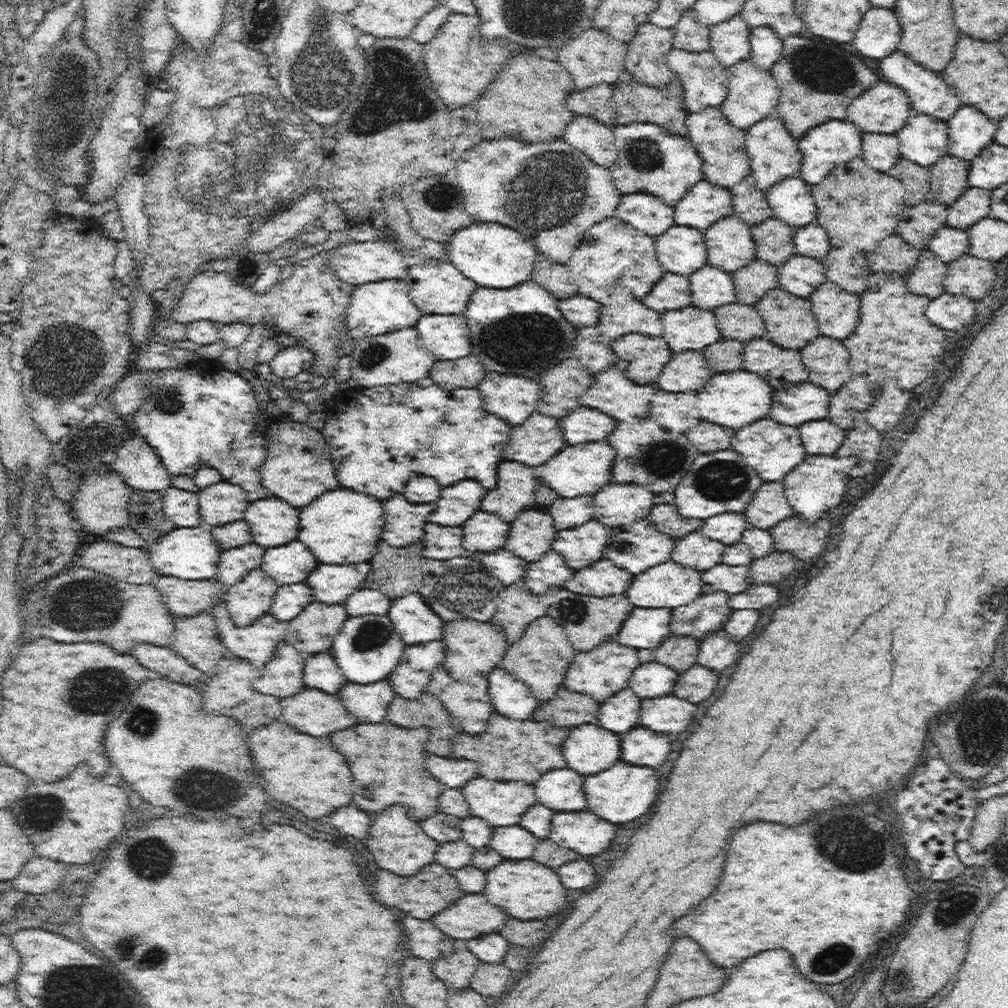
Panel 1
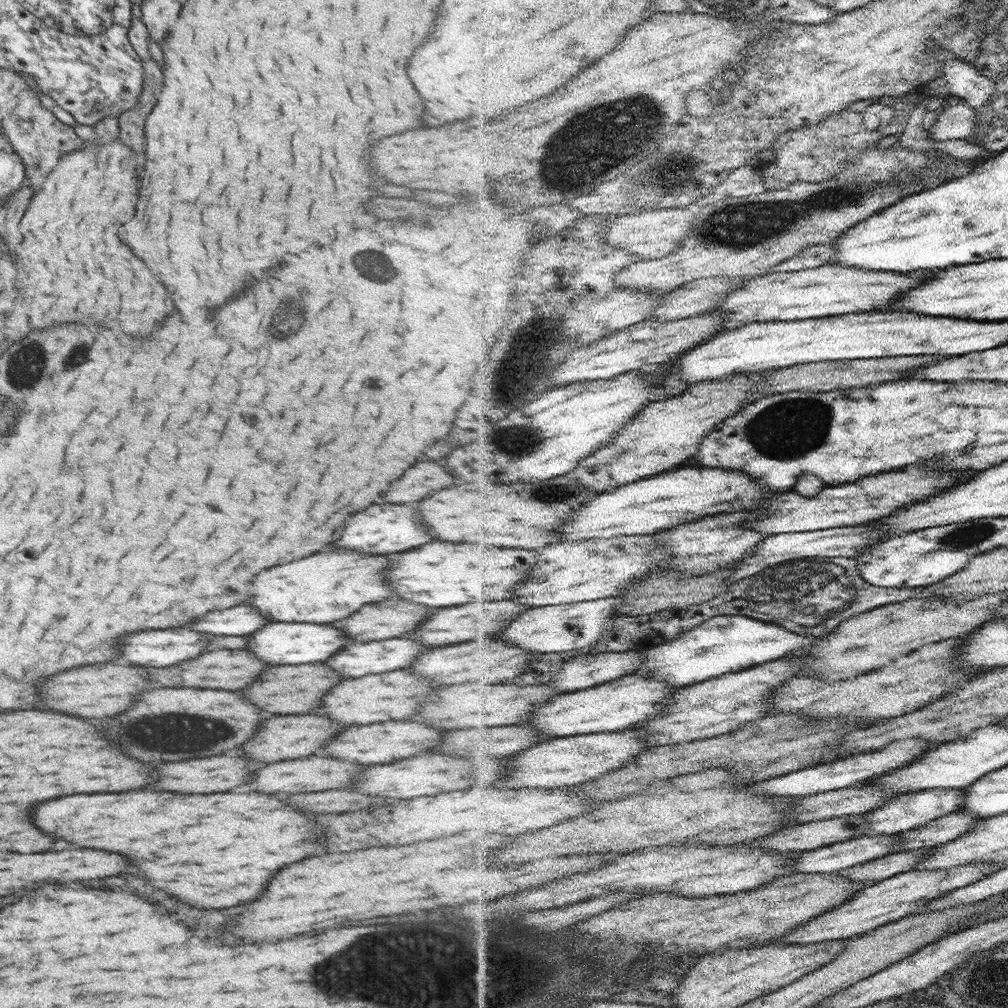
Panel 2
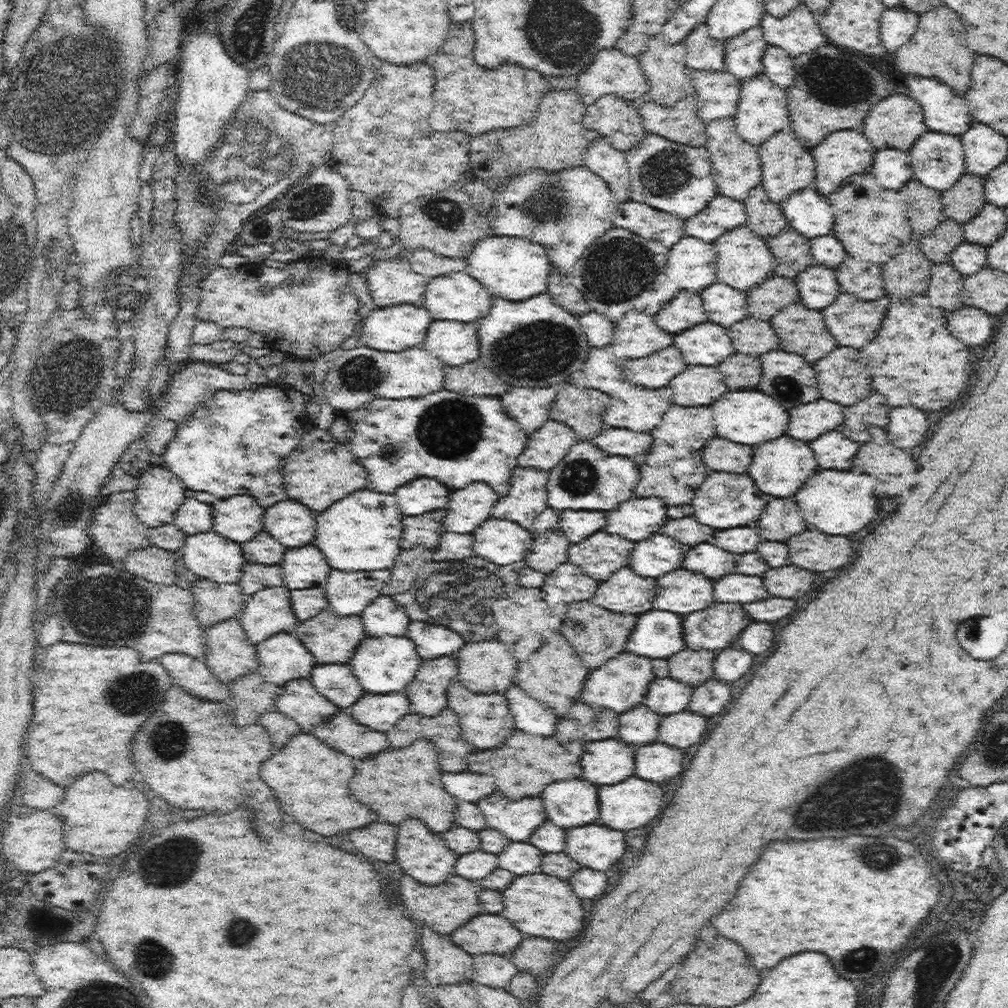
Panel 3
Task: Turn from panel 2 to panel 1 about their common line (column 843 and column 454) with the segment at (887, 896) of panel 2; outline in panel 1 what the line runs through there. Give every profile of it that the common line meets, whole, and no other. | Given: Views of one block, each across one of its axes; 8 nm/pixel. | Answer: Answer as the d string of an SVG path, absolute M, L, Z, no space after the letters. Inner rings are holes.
M482 893L465 894L455 906L440 913L432 919L434 924L461 944L486 934L499 934L510 917L503 910L490 906Z

